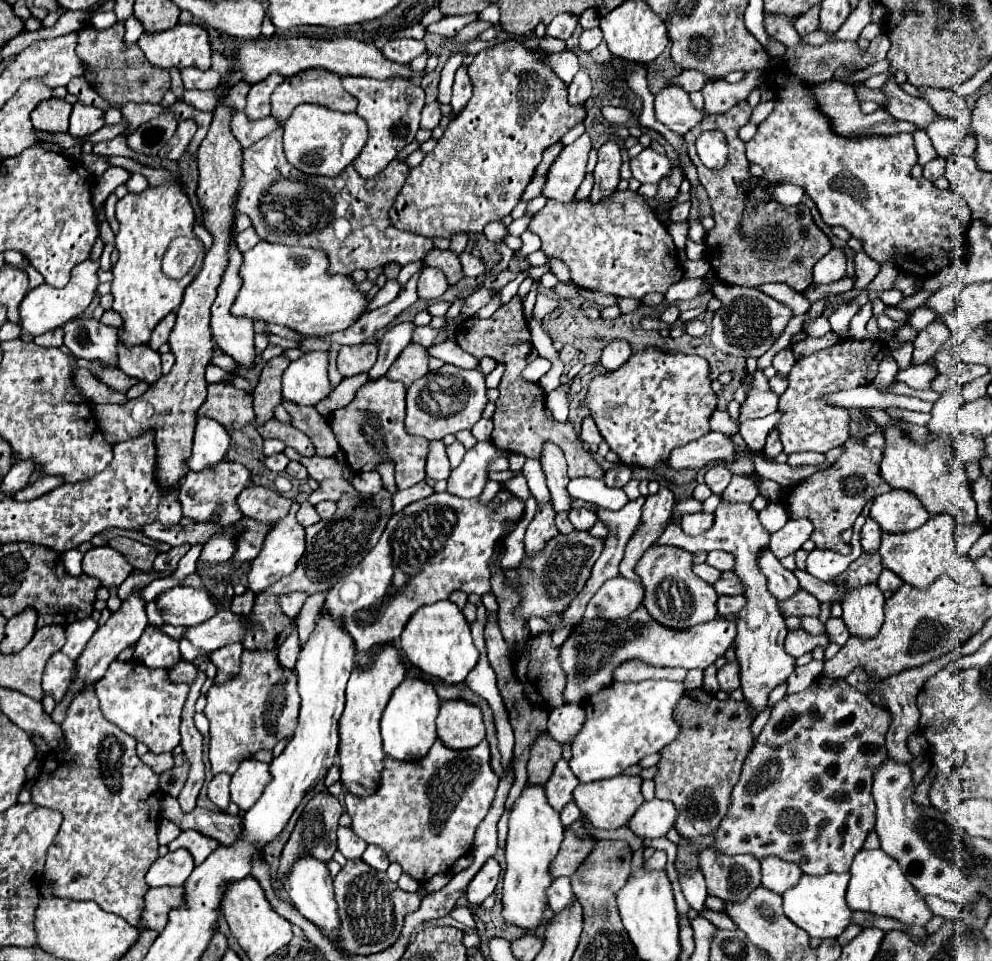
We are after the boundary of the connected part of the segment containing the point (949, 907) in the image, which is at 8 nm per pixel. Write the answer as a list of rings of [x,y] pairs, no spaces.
[[[927,896],[926,903],[934,915],[940,915],[945,919],[957,921],[960,918],[962,907],[942,900],[936,896]]]

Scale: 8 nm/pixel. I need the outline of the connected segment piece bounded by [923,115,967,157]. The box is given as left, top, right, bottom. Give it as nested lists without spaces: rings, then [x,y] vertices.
[[[937,115],[937,119],[933,123],[929,123],[923,131],[929,135],[933,147],[937,149],[937,153],[941,157],[949,157],[951,151],[967,135],[967,131],[965,131],[963,125],[959,125],[957,121],[949,119],[949,117],[941,117],[941,115]]]

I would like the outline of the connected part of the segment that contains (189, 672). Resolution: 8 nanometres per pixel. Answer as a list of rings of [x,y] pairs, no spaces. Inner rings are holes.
[[[179,661],[175,667],[169,669],[169,679],[173,683],[193,683],[193,679],[197,677],[197,667],[193,663],[187,661]]]

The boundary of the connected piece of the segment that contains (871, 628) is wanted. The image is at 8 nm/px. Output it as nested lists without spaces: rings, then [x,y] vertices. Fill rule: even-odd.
[[[865,585],[859,589],[849,589],[849,597],[843,605],[843,621],[849,635],[859,639],[871,639],[883,625],[885,597],[877,585]]]

